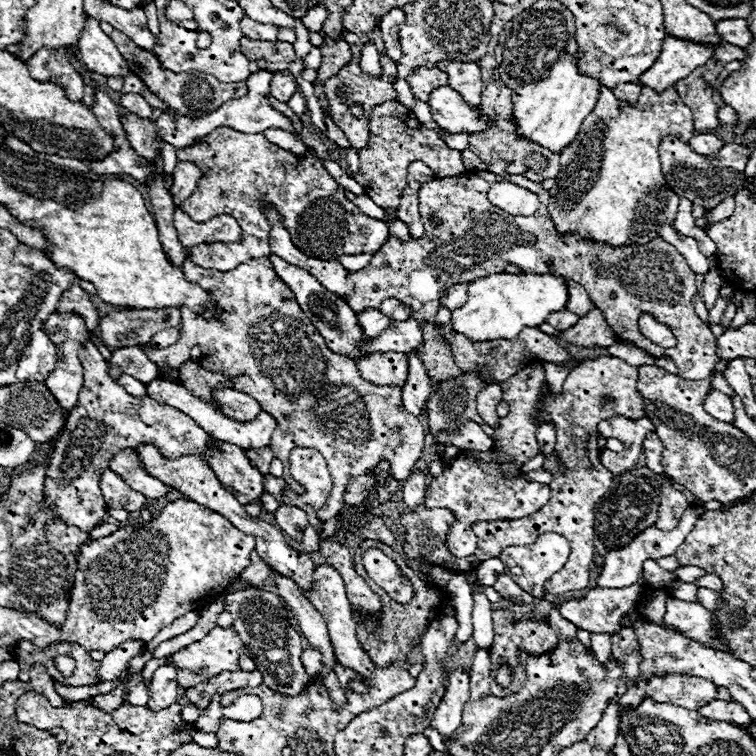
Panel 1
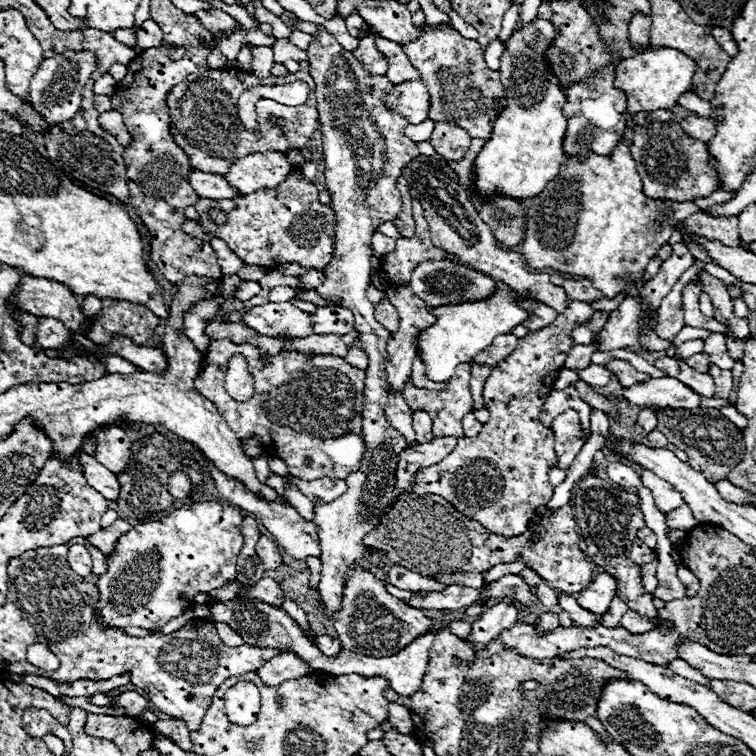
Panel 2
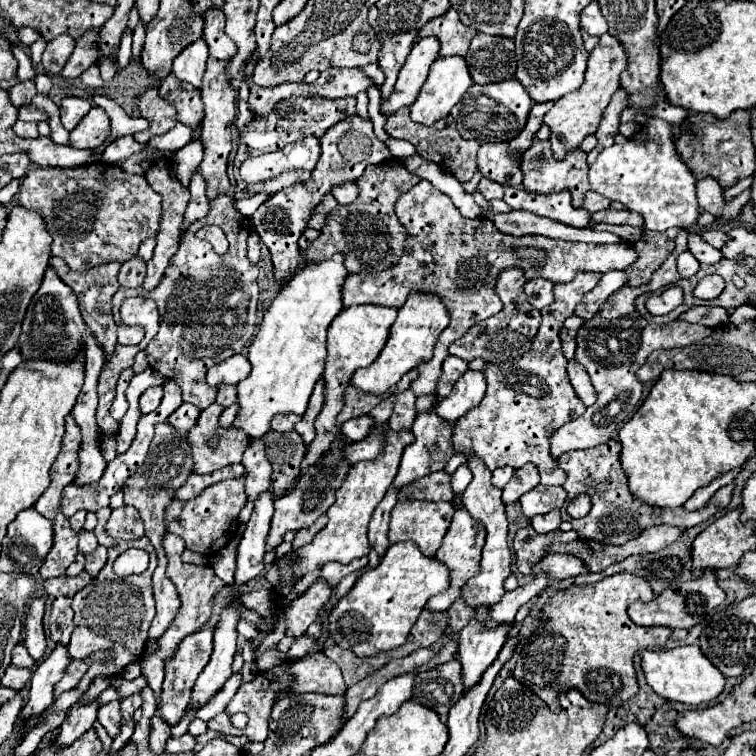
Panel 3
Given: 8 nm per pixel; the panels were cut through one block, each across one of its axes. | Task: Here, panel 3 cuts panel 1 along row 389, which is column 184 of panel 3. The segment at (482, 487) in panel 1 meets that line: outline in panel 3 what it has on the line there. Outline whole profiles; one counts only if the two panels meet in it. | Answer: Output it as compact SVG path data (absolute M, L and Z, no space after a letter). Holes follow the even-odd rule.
M244 478L224 480L218 484L212 484L192 500L186 500L186 502L174 500L174 504L170 504L166 510L166 530L180 536L186 542L186 548L208 558L220 552L220 548L224 548L236 536L236 530L240 524L238 514L244 504L246 504Z

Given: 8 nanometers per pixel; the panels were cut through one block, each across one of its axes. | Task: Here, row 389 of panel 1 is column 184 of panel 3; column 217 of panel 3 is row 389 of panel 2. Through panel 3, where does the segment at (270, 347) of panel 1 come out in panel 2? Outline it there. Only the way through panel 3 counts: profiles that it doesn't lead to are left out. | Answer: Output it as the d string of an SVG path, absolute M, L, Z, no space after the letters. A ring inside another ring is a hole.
M210 340L208 354L202 360L202 370L196 378L196 390L216 404L216 410L232 428L236 438L258 436L262 444L282 458L288 466L292 476L302 480L316 480L316 478L332 478L342 480L354 468L358 468L366 446L362 440L362 404L364 404L364 378L366 372L350 366L344 358L338 356L300 356L300 352L280 352L276 356L262 356L260 348L250 344L234 344L232 340ZM234 352L242 352L248 358L248 370L254 376L254 396L246 402L236 402L224 390L224 370L228 358ZM304 458L312 458L312 466L304 464Z

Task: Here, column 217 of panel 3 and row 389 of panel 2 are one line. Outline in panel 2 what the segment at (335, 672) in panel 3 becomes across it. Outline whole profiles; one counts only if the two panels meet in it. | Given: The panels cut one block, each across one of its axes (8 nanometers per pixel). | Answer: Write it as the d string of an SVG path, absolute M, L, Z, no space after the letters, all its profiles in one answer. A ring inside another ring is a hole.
M712 364L708 374L716 382L716 394L714 394L714 398L728 398L730 390L732 390L732 374L730 374L730 370L720 370L718 366Z

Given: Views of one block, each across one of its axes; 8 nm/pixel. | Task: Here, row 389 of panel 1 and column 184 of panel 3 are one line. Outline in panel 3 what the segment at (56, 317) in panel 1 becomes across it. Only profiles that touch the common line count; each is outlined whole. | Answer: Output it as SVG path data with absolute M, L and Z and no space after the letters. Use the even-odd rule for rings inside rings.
M204 40L192 42L188 48L180 52L180 56L172 64L172 74L184 82L190 82L192 86L200 88L204 66L208 60L208 46Z

